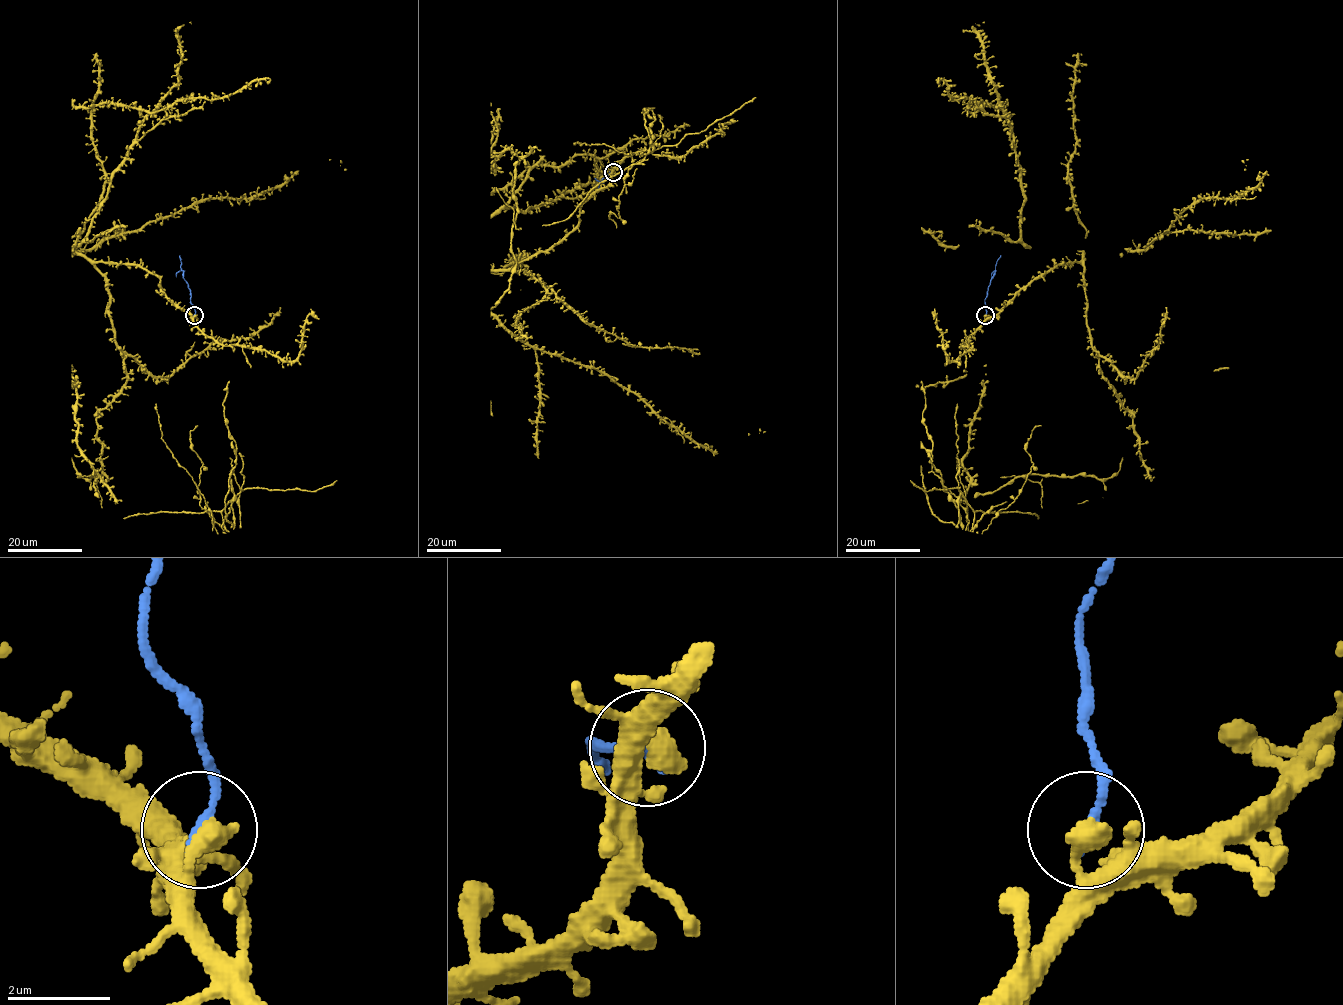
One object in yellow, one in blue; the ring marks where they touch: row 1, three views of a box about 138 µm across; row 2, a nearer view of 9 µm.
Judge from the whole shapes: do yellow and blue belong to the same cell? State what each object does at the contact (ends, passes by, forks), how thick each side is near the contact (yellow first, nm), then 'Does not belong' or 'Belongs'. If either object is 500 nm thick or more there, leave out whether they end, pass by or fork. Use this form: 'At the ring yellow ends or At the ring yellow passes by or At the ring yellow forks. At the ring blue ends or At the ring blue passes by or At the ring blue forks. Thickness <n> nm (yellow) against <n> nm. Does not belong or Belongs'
At the ring yellow ends. At the ring blue ends. Thickness 440 nm (yellow) against 200 nm. Does not belong

